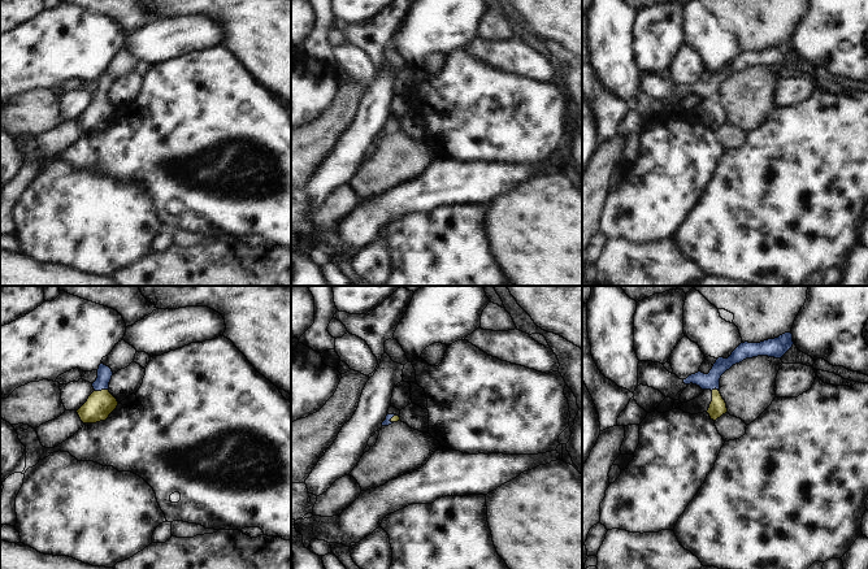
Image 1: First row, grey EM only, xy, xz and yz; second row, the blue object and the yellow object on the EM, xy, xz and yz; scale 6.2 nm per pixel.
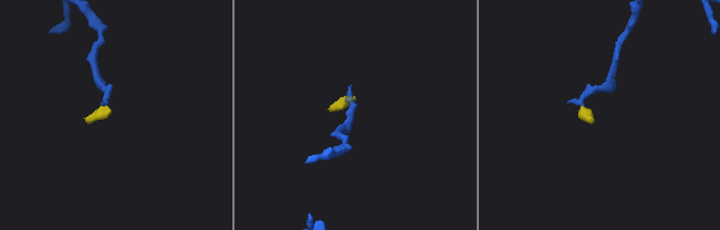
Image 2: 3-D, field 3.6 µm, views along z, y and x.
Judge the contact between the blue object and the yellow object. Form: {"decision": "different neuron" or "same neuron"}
{"decision": "same neuron"}

